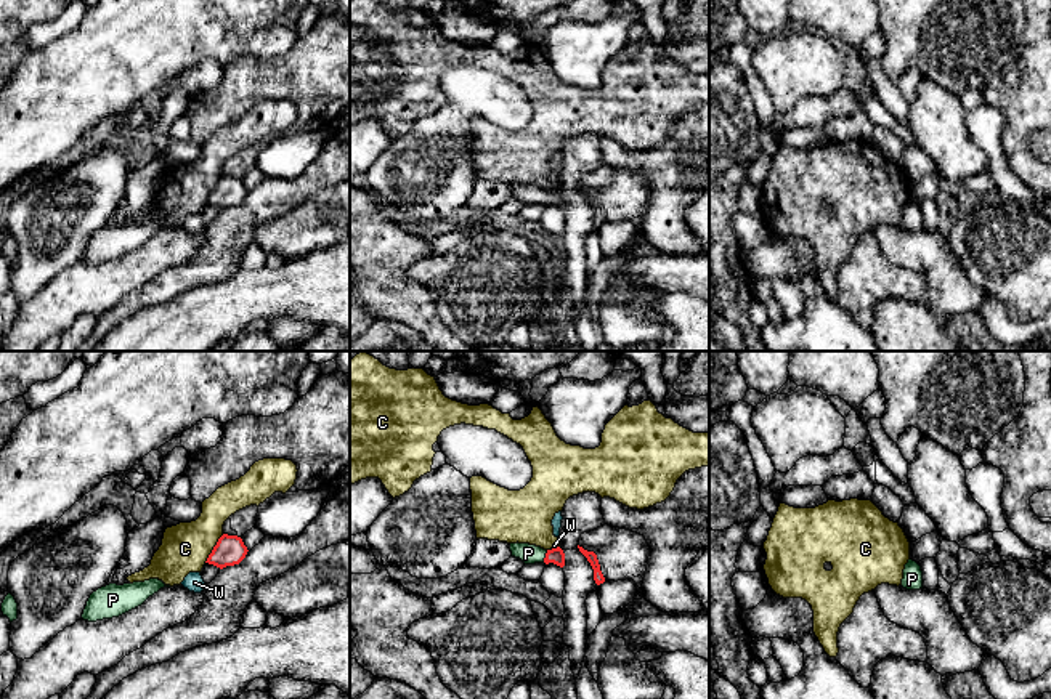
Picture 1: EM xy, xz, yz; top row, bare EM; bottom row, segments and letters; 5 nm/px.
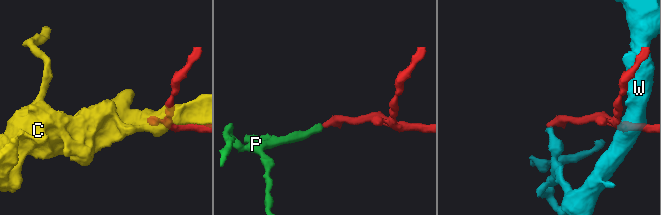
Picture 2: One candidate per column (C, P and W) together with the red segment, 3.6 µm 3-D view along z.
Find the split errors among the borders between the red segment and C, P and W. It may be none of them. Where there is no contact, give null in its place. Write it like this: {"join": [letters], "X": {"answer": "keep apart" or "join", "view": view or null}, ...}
{"join": ["P"], "C": {"answer": "keep apart", "view": "xy"}, "P": {"answer": "join", "view": "xz"}, "W": {"answer": "keep apart", "view": "xz"}}

